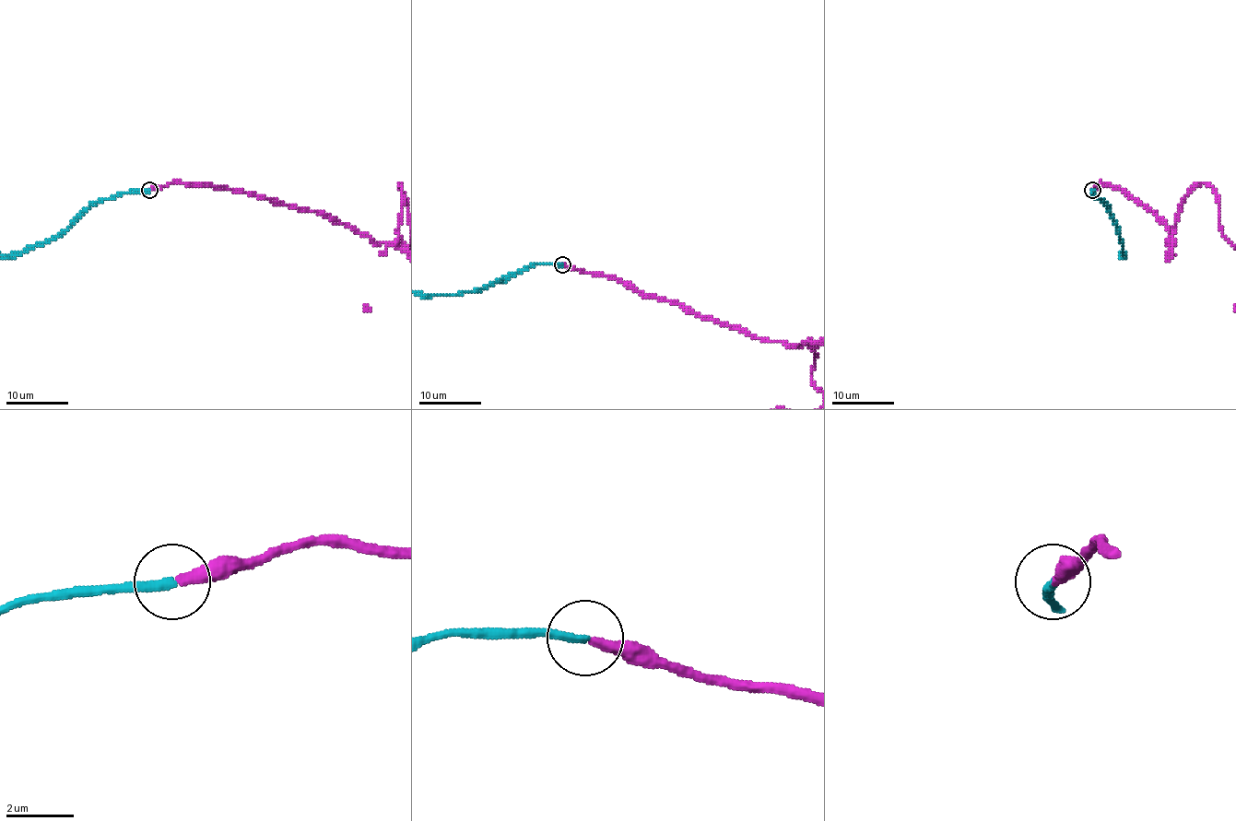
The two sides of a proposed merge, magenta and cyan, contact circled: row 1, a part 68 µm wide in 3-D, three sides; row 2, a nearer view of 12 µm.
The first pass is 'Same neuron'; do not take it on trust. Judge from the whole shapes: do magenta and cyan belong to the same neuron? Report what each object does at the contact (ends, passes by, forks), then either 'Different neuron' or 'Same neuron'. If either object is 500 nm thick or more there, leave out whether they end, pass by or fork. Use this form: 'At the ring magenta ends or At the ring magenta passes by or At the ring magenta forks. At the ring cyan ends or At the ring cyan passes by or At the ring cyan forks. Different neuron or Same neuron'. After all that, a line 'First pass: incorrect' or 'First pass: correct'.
At the ring magenta ends. At the ring cyan ends. Same neuron
First pass: correct

